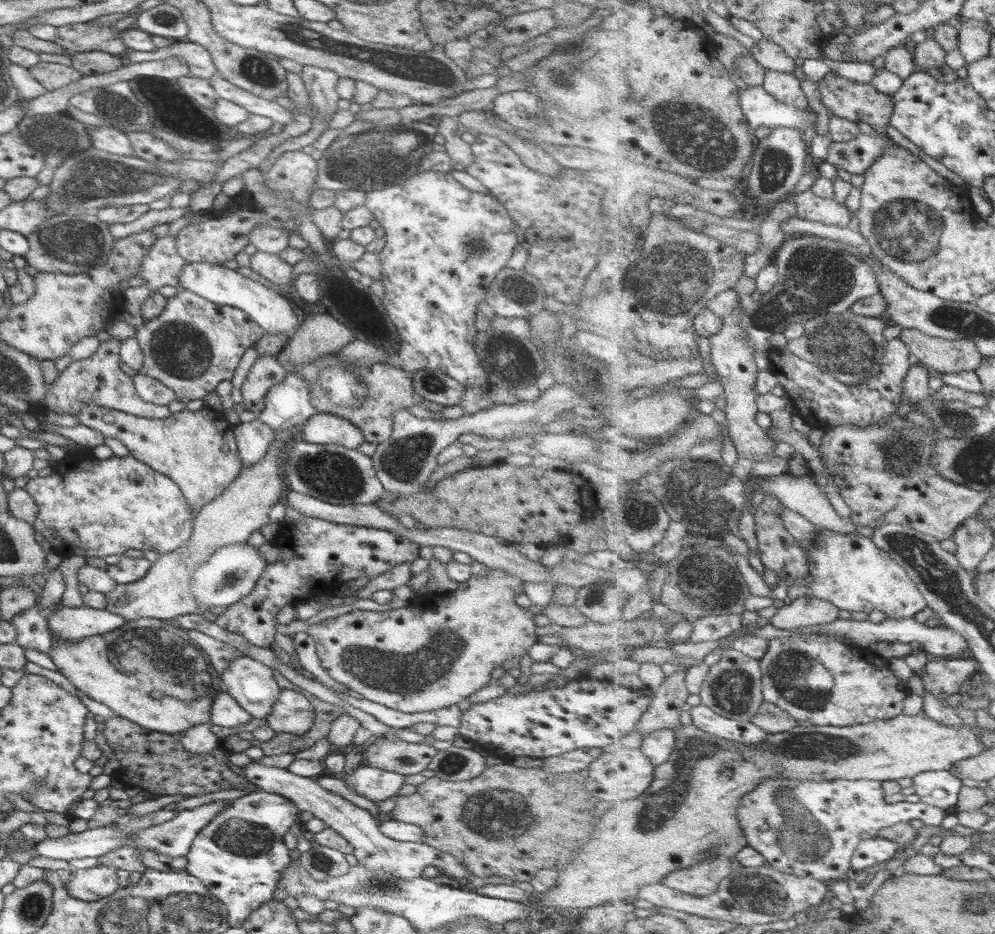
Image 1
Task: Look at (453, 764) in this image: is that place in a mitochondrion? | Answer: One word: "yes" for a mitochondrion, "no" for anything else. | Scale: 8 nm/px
yes

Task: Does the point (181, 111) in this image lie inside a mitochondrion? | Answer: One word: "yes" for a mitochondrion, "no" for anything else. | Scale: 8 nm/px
no

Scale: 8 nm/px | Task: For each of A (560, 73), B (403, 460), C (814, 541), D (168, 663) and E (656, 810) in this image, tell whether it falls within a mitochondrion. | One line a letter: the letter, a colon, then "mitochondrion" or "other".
A: mitochondrion
B: mitochondrion
C: other
D: mitochondrion
E: mitochondrion

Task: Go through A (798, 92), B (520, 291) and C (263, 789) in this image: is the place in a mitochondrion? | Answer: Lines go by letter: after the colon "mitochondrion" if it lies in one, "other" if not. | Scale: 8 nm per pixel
A: other
B: mitochondrion
C: other

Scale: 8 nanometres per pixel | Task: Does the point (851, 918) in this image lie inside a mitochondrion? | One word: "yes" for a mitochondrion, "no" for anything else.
no

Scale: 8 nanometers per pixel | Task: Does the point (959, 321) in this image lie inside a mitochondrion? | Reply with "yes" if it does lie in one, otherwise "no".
yes

